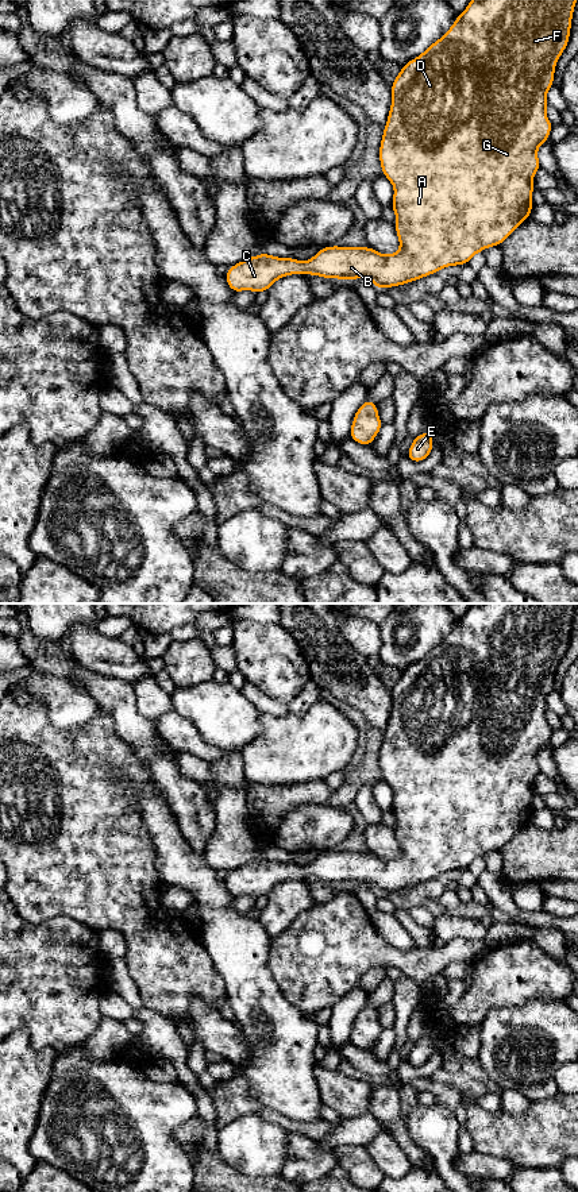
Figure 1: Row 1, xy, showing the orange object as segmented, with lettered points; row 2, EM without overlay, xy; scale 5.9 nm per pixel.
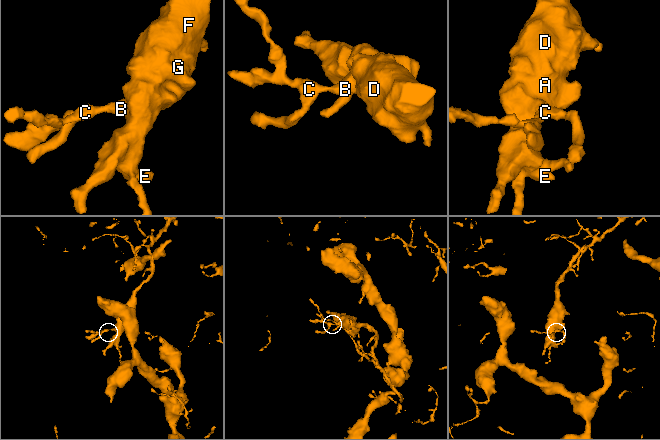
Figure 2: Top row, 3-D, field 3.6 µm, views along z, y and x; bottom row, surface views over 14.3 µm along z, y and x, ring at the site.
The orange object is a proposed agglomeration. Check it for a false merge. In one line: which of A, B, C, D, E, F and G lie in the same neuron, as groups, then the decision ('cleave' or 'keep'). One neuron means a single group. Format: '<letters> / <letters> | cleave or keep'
A B C D E F G | keep

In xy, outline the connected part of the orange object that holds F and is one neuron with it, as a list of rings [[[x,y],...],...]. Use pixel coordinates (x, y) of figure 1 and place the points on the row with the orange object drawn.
[[[471,0],[466,9],[456,16],[450,30],[436,42],[434,42],[419,57],[406,62],[396,80],[390,85],[392,104],[388,115],[388,123],[384,128],[381,144],[379,144],[379,163],[382,167],[382,175],[385,175],[394,188],[392,209],[396,213],[394,229],[400,240],[400,250],[390,255],[384,255],[369,247],[340,247],[330,246],[323,247],[309,261],[303,262],[294,258],[278,258],[271,256],[267,252],[262,252],[257,256],[248,256],[247,259],[230,266],[226,277],[227,285],[234,293],[251,290],[251,292],[267,292],[271,285],[286,275],[307,274],[319,275],[321,278],[338,278],[338,279],[358,279],[366,278],[374,283],[379,290],[384,288],[401,286],[428,277],[448,266],[463,266],[478,252],[488,247],[500,246],[506,240],[513,231],[527,219],[529,219],[533,193],[533,175],[542,167],[537,159],[537,148],[540,144],[548,140],[552,130],[552,123],[546,115],[548,105],[547,92],[554,85],[555,66],[566,50],[571,20],[577,0]]]

